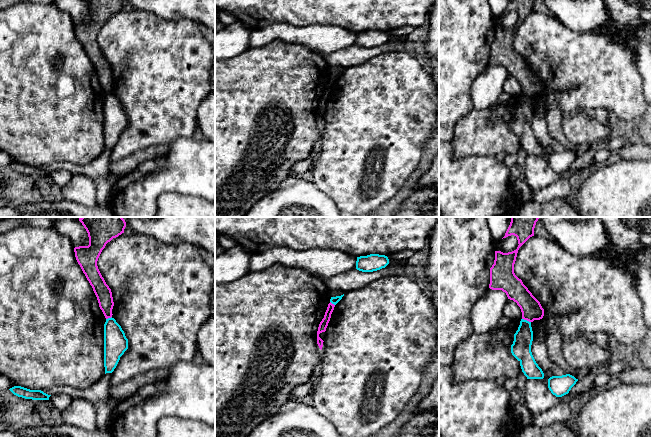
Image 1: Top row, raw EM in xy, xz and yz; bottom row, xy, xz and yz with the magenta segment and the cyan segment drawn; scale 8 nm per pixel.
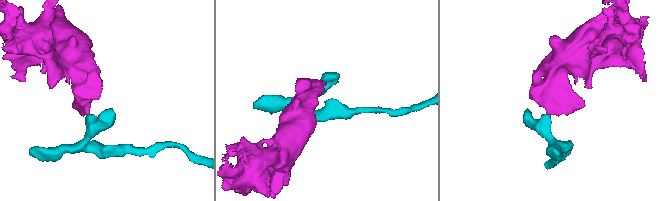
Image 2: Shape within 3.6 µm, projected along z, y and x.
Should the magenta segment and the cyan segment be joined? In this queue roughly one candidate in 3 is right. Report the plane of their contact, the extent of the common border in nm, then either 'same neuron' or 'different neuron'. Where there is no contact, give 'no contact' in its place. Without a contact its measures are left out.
contact in yz; length 80 nm; different neuron

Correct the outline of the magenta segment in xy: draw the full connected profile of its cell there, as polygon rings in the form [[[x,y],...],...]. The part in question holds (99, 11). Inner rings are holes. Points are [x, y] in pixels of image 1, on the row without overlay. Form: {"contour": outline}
{"contour": [[[82,0],[89,13],[88,22],[74,24],[75,33],[93,64],[99,83],[106,95],[112,93],[112,68],[102,53],[97,37],[106,20],[124,9],[126,0]]]}

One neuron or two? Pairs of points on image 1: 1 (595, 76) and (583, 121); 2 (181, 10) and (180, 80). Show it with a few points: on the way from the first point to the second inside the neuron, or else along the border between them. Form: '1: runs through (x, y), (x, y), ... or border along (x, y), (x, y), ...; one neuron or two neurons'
1: border along (586, 110), (578, 110), (563, 115); two neurons
2: border along (158, 15), (168, 19), (192, 19), (200, 23); two neurons

